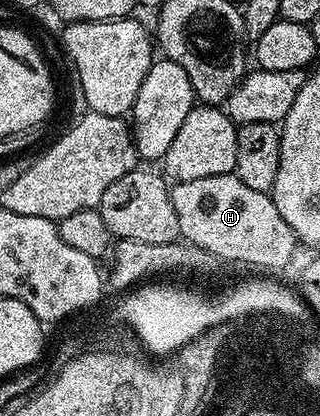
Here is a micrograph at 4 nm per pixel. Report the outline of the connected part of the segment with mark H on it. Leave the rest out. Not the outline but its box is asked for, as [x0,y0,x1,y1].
[169,173,299,273]

